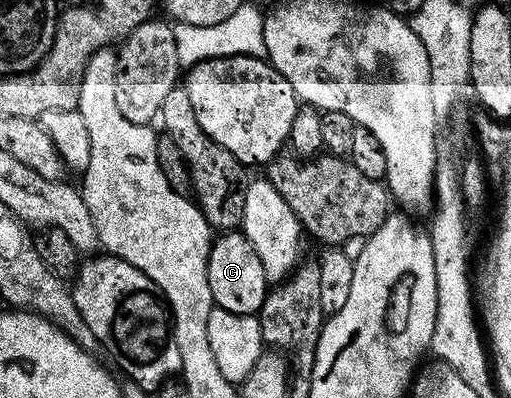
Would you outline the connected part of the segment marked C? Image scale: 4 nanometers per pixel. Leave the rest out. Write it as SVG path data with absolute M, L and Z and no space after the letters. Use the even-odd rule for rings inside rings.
M227 230L214 237L207 263L209 290L215 299L215 307L224 308L233 314L256 315L263 308L269 291L269 281L253 242L242 231Z

